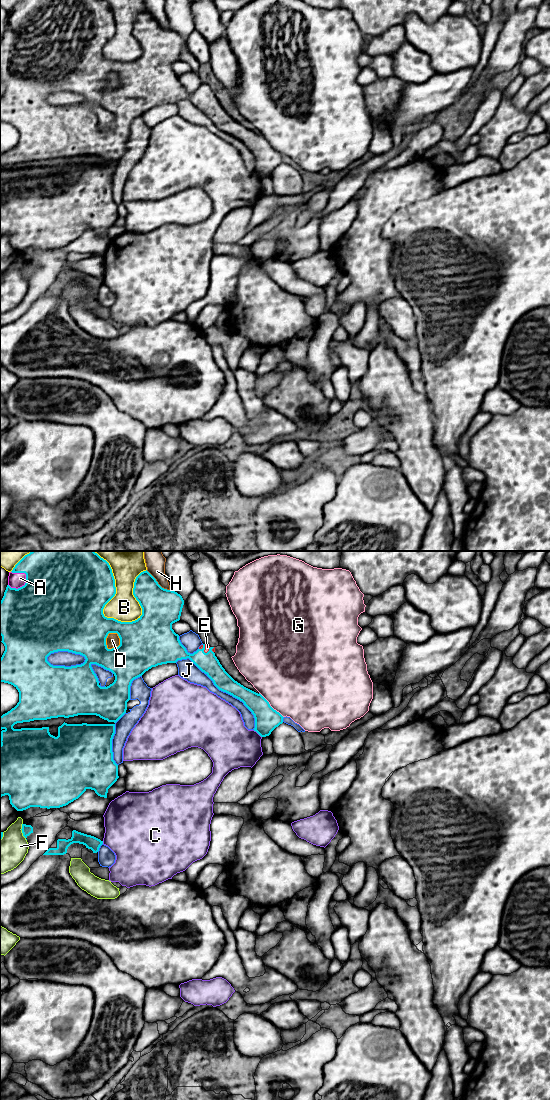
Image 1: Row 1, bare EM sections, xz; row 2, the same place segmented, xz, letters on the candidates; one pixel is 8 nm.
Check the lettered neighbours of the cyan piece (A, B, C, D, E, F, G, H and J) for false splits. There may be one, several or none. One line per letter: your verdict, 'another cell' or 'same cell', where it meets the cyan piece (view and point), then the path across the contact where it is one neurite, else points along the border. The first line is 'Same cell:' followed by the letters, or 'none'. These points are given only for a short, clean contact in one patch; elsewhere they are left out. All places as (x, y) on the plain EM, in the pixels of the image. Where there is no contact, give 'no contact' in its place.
Same cell: A, E
A: same cell; contact xz (22, 26); way xz (42, 50), (22, 26), (15, 20)
B: another cell; contact xz (107, 42)
C: another cell; contact xz (257, 172)
D: another cell; contact xz (106, 77)
E: same cell; contact xz (204, 89)
F: another cell; contact xz (22, 272)
G: another cell; contact xz (269, 145)
H: another cell; contact xz (157, 22)
J: another cell; contact xz (222, 130)

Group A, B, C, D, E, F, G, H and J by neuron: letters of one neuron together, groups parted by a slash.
A E / B D / C / F / G / H / J

